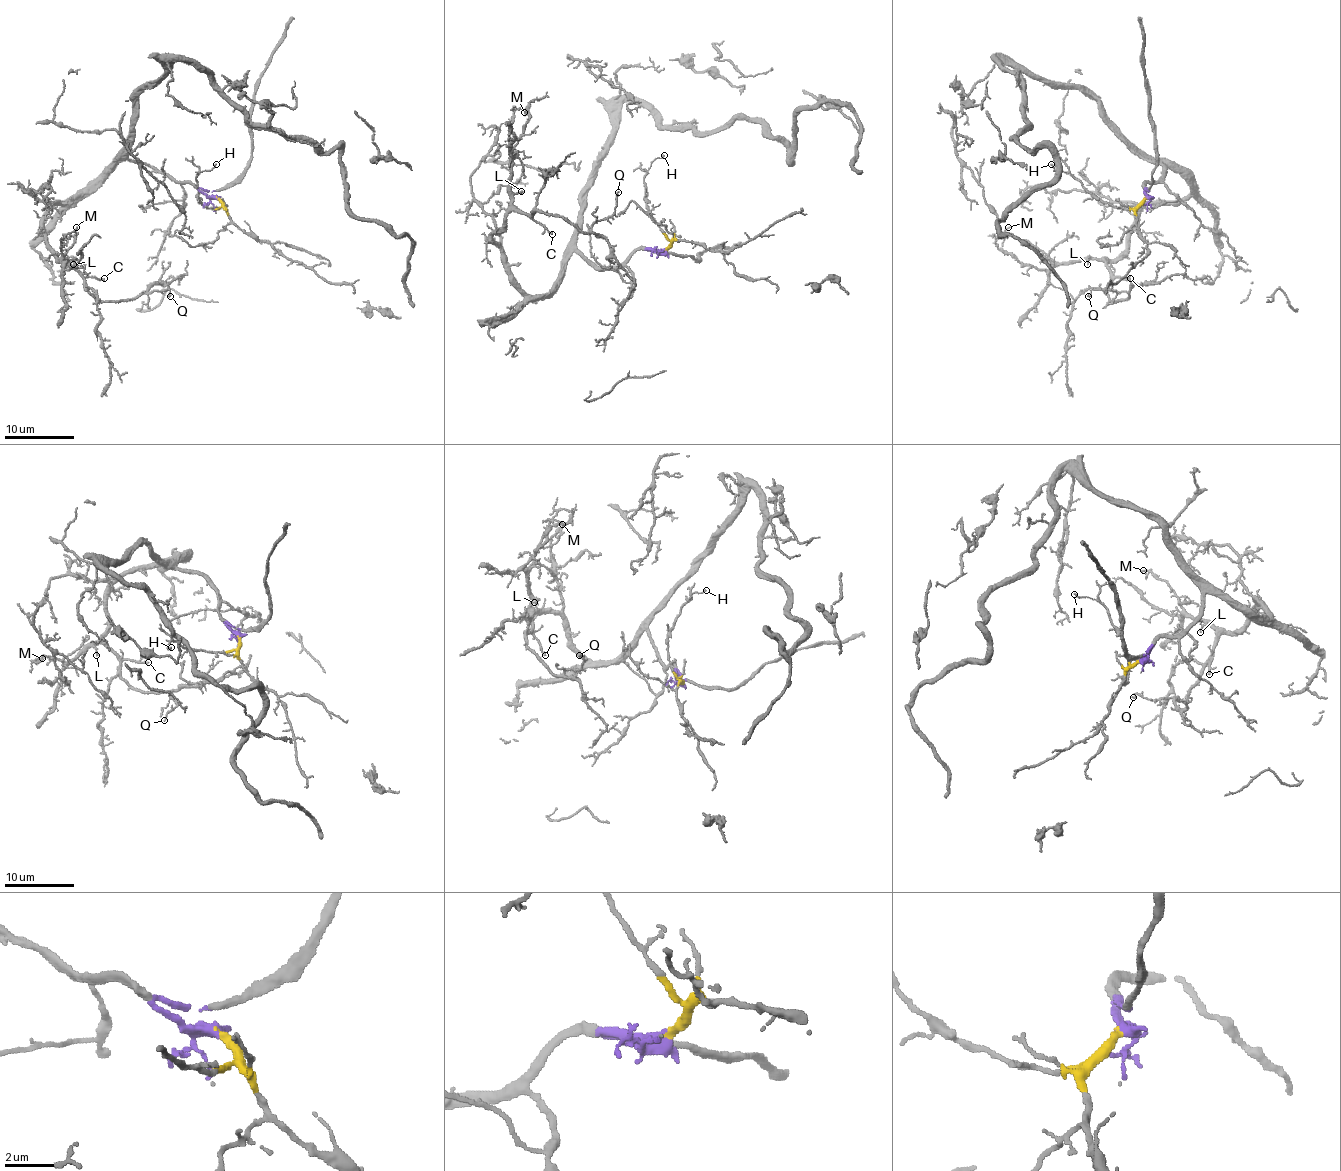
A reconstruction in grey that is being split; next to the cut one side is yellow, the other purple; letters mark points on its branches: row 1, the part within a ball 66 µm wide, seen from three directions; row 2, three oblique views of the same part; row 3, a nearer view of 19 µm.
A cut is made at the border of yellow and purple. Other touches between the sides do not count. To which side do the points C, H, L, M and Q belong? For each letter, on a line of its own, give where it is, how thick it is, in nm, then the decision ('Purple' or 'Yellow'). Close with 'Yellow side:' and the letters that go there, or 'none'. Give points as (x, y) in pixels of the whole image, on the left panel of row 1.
C: Place: (104, 278). Thickness 160 nm. Purple
H: Place: (216, 164). Thickness 110 nm. Yellow
L: Place: (73, 264). Thickness 120 nm. Purple
M: Place: (76, 227). Thickness 150 nm. Purple
Q: Place: (170, 296). Thickness 110 nm. Purple
Yellow side: H

